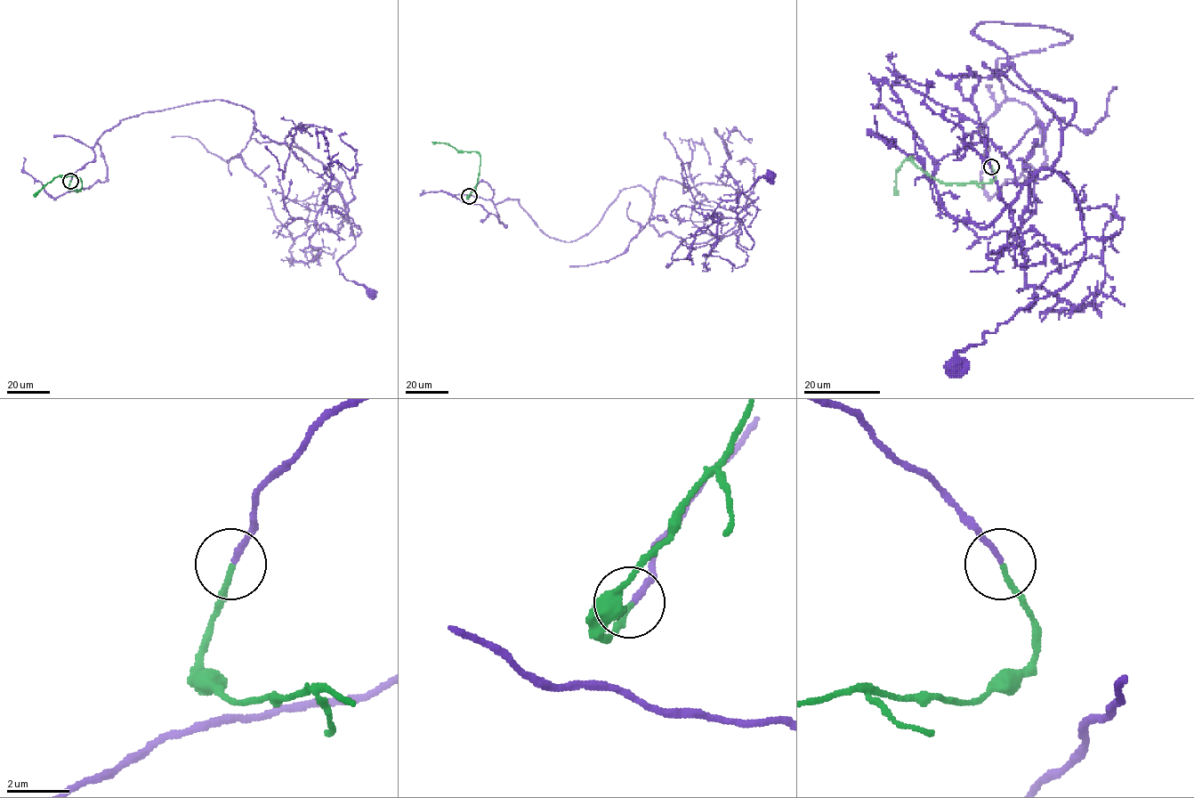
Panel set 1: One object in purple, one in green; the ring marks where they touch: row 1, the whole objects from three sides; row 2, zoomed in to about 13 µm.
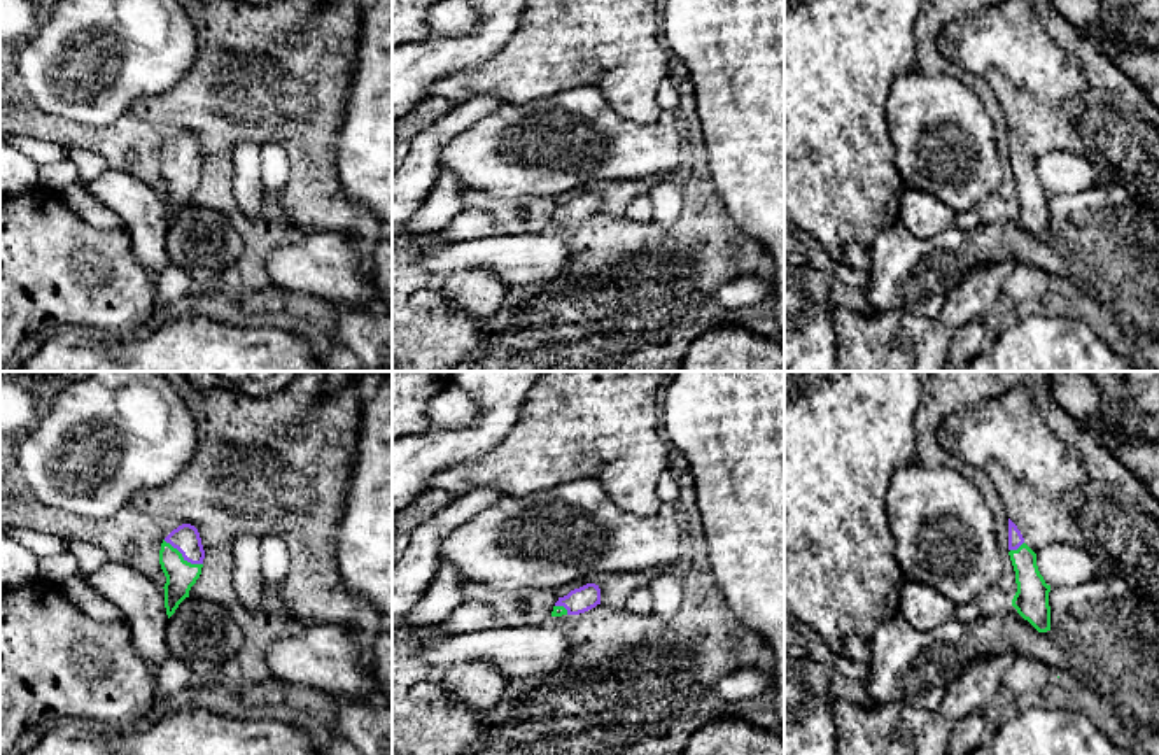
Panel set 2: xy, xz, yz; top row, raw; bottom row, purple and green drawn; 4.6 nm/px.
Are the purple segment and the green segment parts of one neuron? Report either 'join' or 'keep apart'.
join

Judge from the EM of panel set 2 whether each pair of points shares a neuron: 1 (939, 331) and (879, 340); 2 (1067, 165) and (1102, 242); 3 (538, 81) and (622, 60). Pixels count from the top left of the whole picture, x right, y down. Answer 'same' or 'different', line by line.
1: same
2: different
3: same

